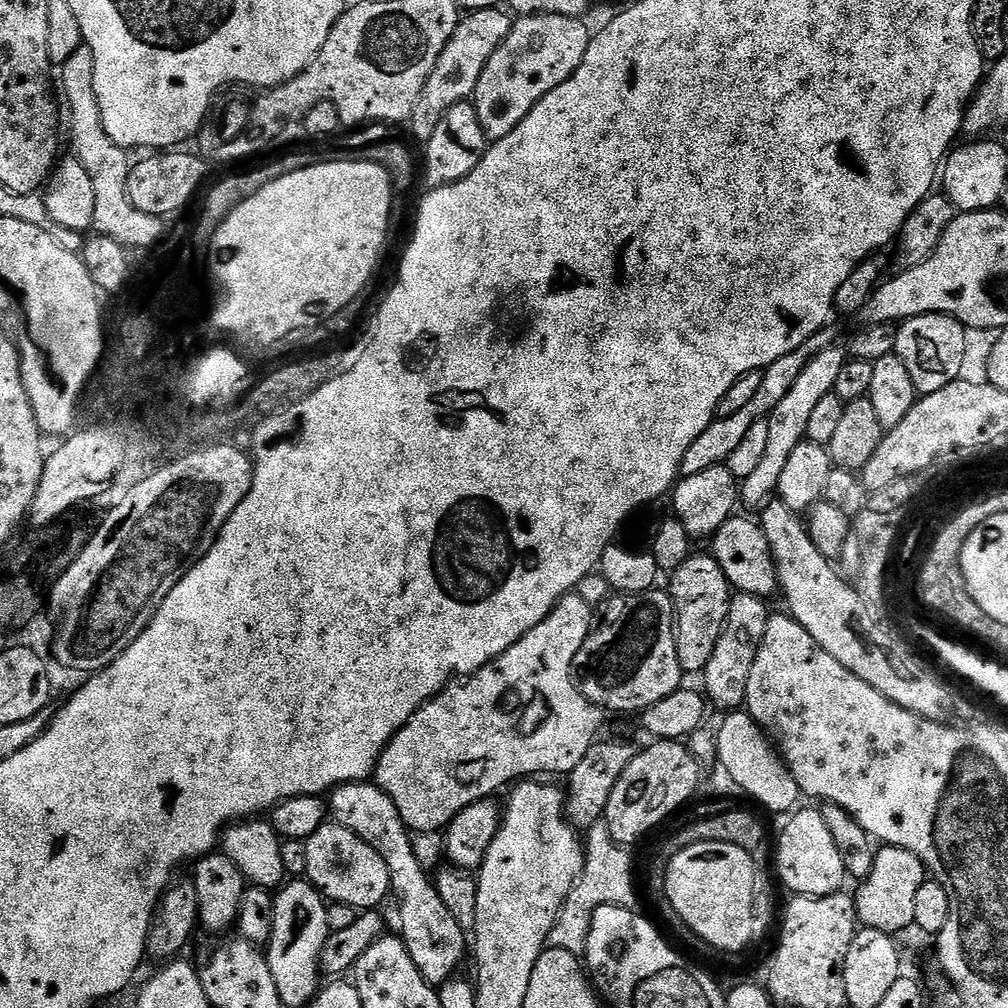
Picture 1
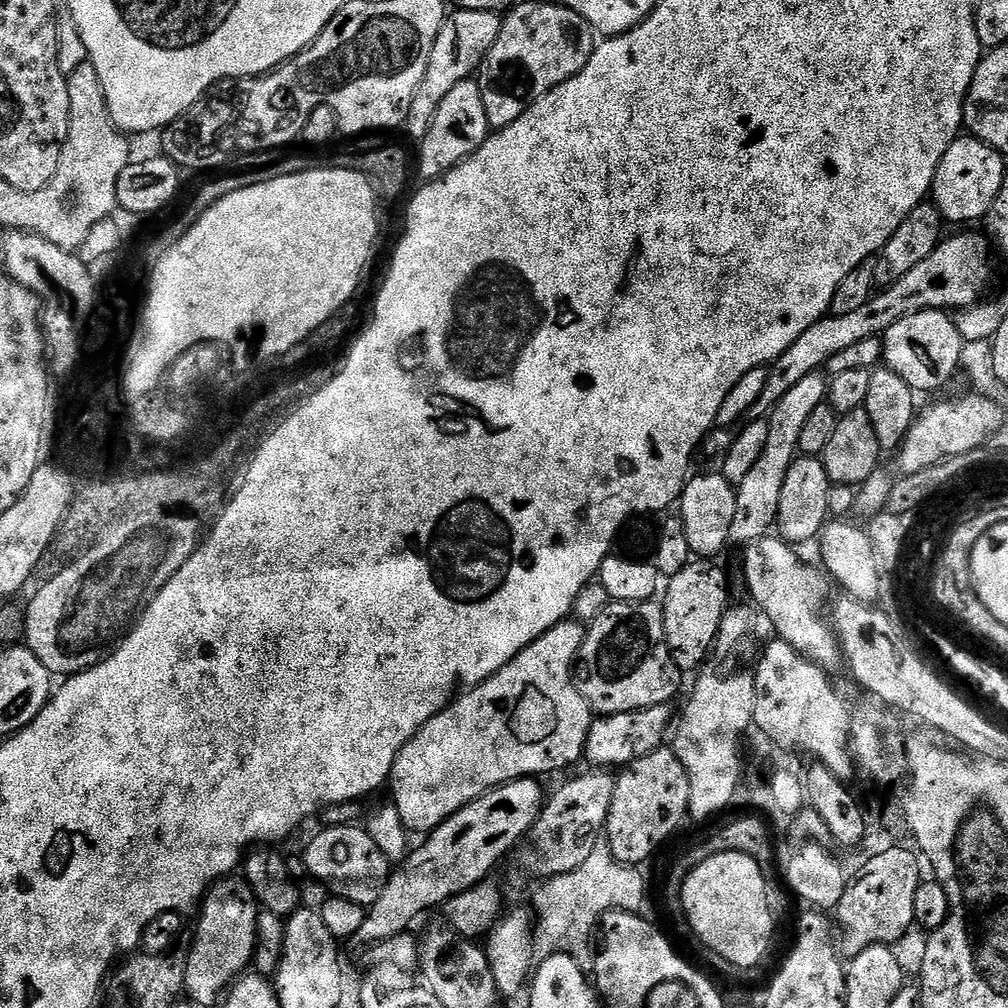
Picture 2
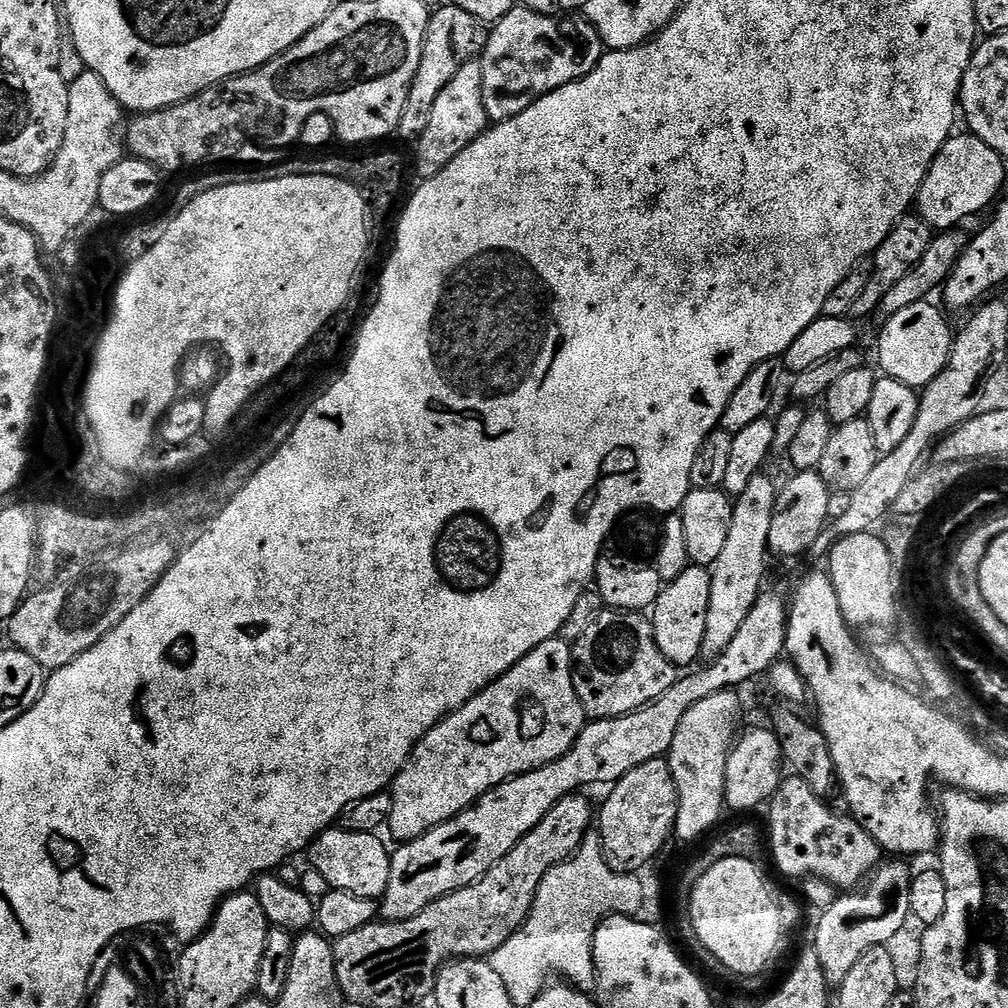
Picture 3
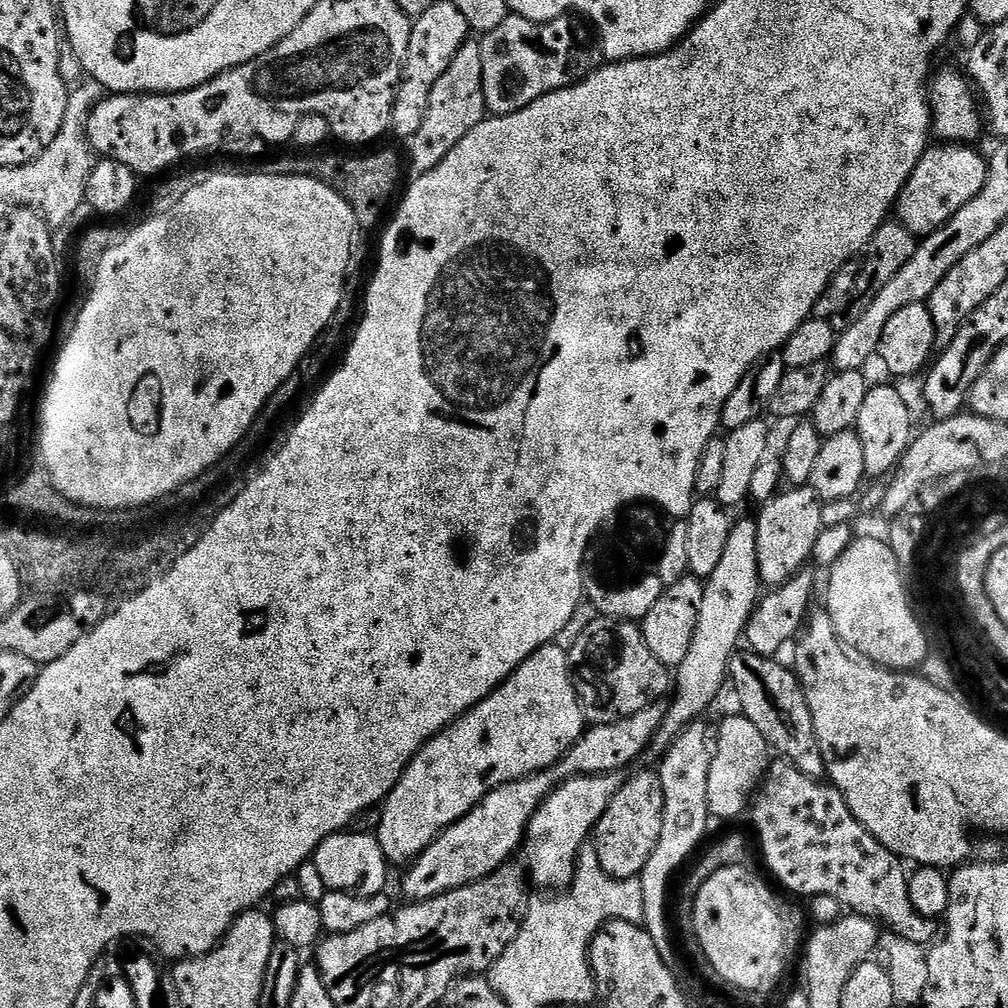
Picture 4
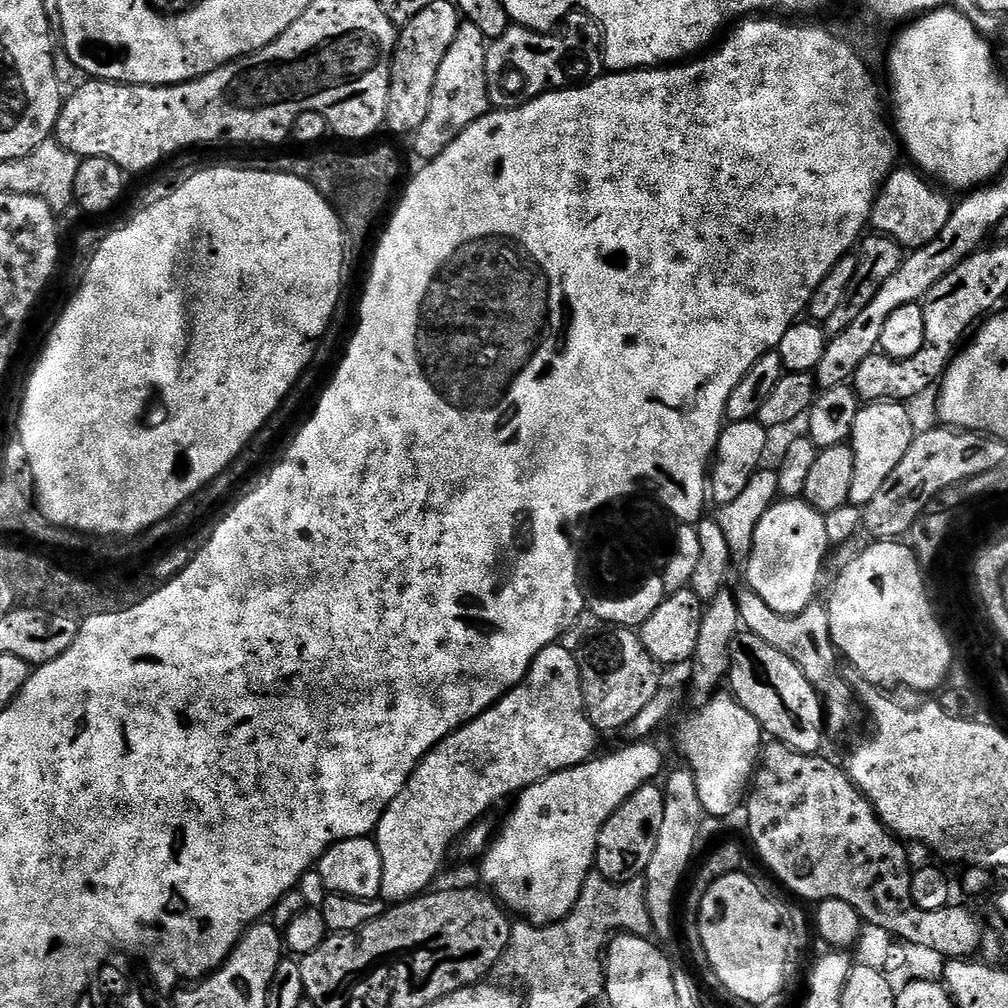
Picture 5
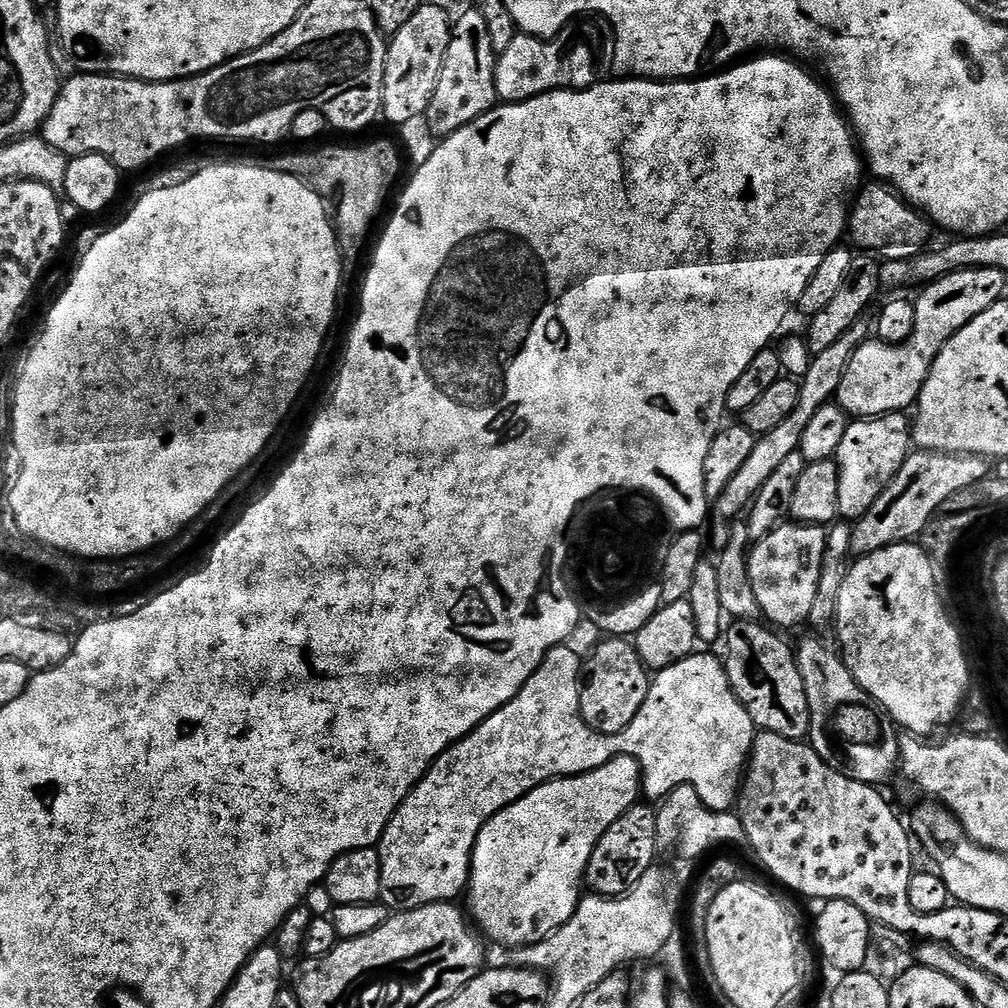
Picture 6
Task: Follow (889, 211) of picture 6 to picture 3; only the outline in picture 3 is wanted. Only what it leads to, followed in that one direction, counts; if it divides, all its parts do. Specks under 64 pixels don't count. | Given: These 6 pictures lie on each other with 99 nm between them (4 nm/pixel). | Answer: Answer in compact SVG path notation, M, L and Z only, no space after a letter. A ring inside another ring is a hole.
M954 134L942 146L942 150L938 150L916 195L915 211L934 230L955 229L963 220L978 215L983 208L991 209L1001 195L1005 157L990 150L990 146L986 146L986 142L977 136L963 135Z

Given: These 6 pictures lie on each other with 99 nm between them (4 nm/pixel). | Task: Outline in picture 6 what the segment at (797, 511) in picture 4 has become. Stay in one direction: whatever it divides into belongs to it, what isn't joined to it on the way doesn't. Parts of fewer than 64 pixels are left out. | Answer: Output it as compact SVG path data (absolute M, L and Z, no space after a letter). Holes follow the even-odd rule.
M785 522L766 534L766 538L751 545L748 553L750 583L763 619L769 625L777 629L792 628L808 620L810 610L813 610L814 596L818 592L823 552L827 546L825 537L823 527Z

